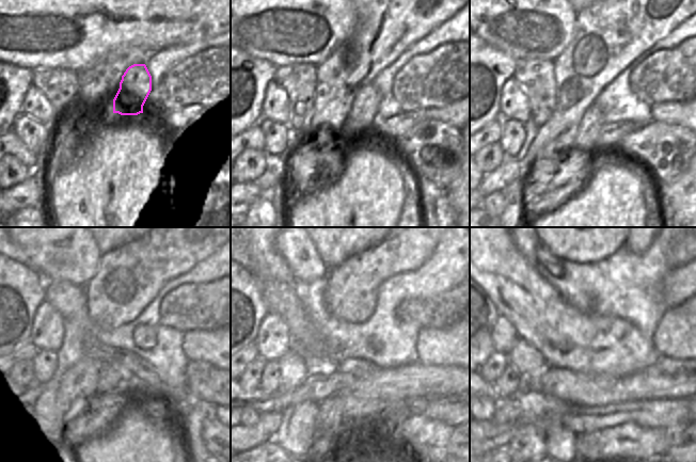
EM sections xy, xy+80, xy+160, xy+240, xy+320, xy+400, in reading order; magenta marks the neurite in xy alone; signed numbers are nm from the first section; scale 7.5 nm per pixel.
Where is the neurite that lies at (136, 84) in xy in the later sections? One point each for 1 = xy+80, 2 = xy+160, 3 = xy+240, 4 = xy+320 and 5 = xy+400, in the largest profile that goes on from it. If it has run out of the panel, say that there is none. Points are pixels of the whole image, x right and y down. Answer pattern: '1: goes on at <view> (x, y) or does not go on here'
1: goes on at xy+80 (364, 110)
2: goes on at xy+160 (590, 130)
3: goes on at xy+240 (109, 381)
4: goes on at xy+320 (342, 408)
5: goes on at xy+400 (560, 442)

